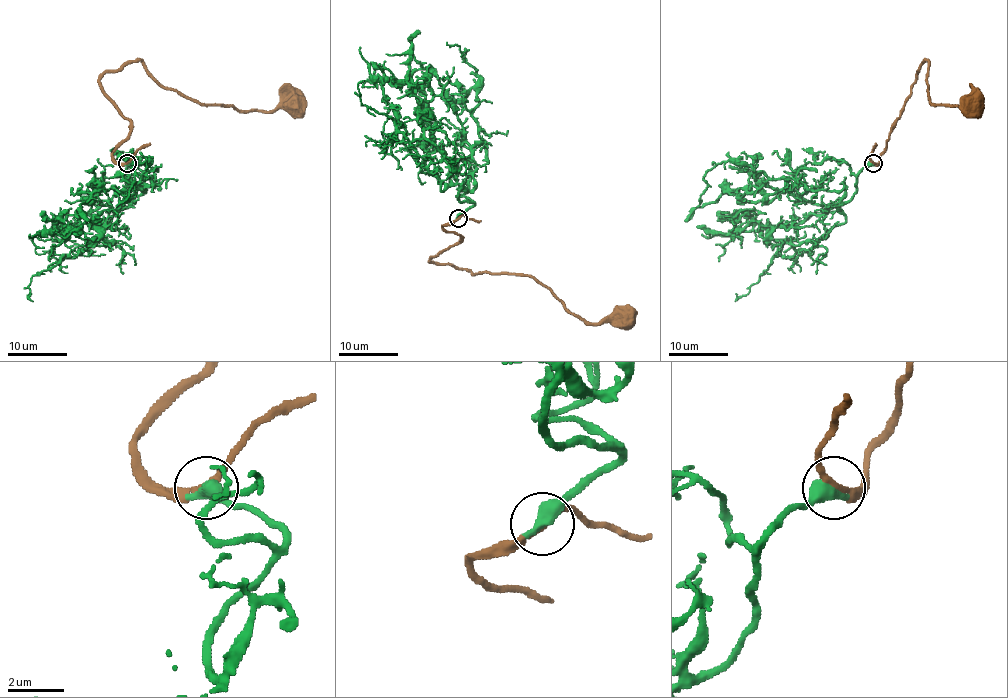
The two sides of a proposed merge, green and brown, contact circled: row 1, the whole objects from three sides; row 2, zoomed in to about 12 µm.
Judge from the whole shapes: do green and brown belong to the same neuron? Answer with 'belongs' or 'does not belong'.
belongs

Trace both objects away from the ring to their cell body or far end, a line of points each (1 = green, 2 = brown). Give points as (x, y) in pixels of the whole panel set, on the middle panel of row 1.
1: (457, 218), (473, 205), (428, 171), (444, 157), (417, 119), (429, 115), (411, 92), (408, 56), (386, 54)
2: (457, 218), (442, 227), (460, 240), (429, 261), (473, 274), (535, 278), (590, 323), (627, 317)

